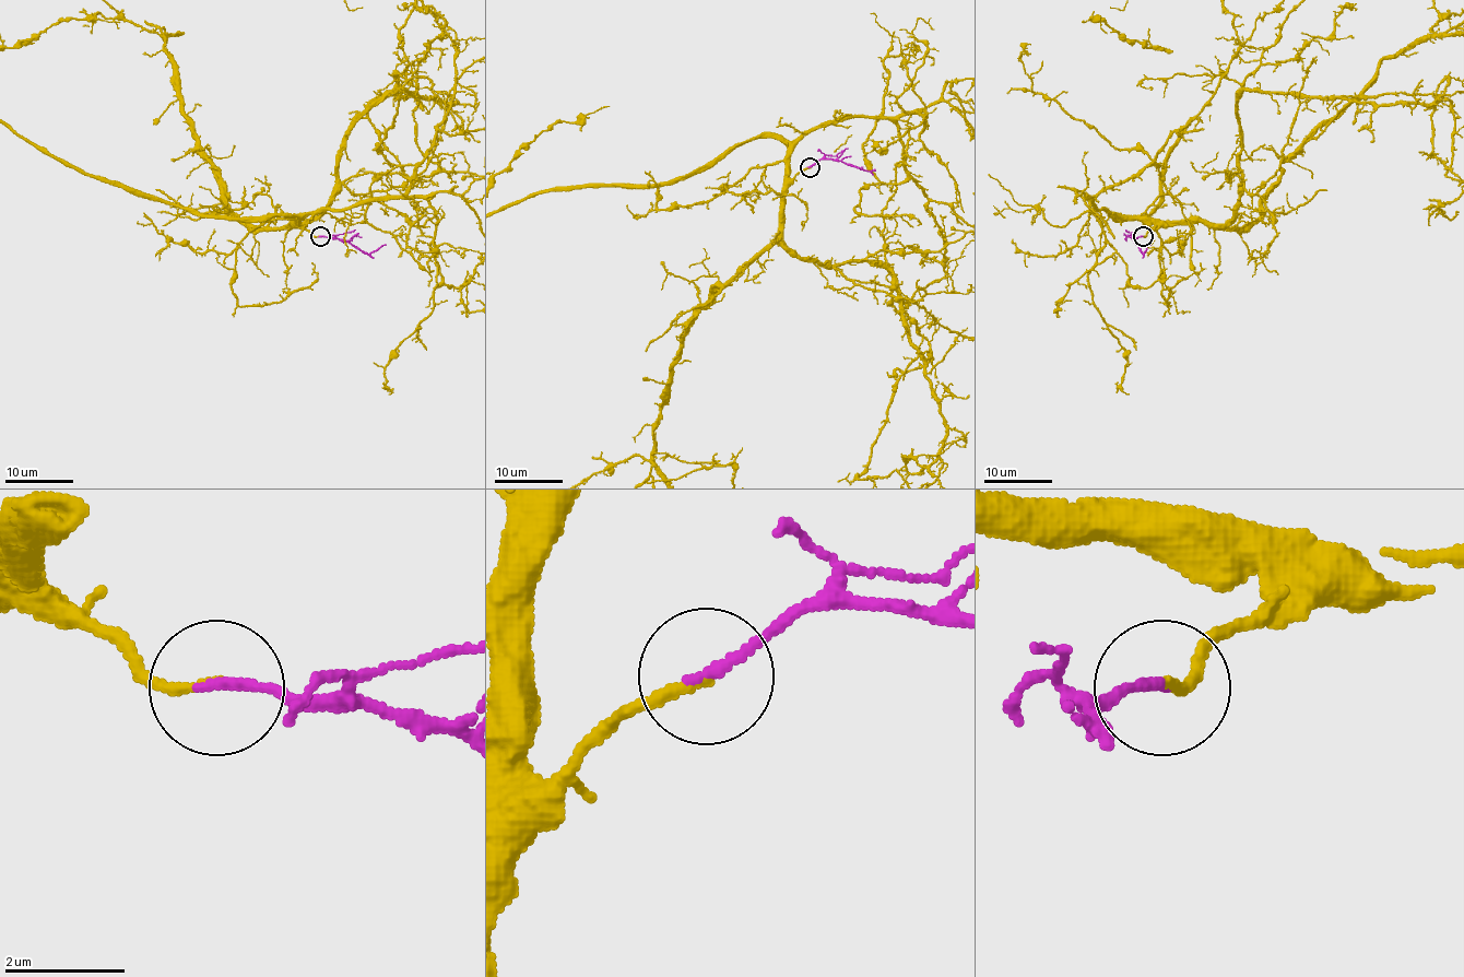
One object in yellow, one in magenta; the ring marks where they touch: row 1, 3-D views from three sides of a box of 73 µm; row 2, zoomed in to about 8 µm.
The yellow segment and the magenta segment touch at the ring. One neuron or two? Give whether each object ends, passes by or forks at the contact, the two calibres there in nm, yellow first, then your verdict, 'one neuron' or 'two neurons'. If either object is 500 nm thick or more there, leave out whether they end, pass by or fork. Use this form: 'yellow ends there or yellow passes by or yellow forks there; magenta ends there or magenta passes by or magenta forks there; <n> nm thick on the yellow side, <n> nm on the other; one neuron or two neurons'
yellow ends there; magenta ends there; 160 nm thick on the yellow side, 180 nm on the other; one neuron

